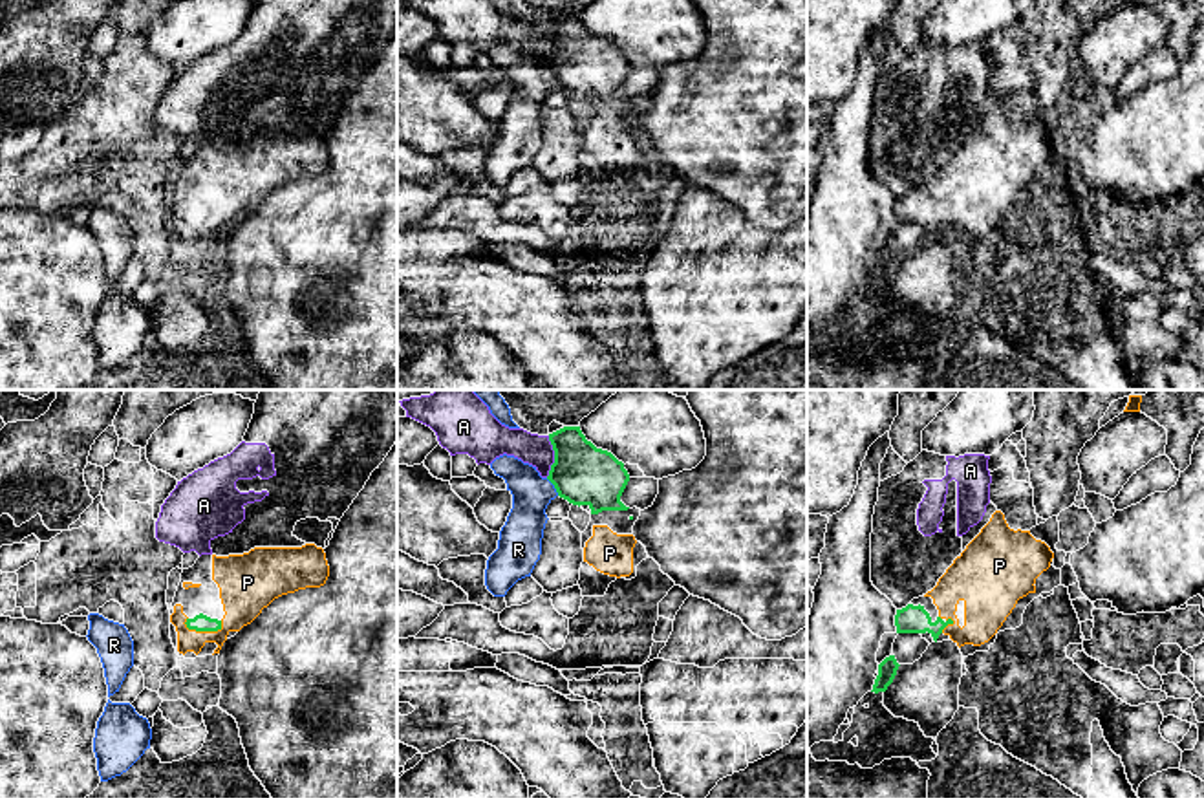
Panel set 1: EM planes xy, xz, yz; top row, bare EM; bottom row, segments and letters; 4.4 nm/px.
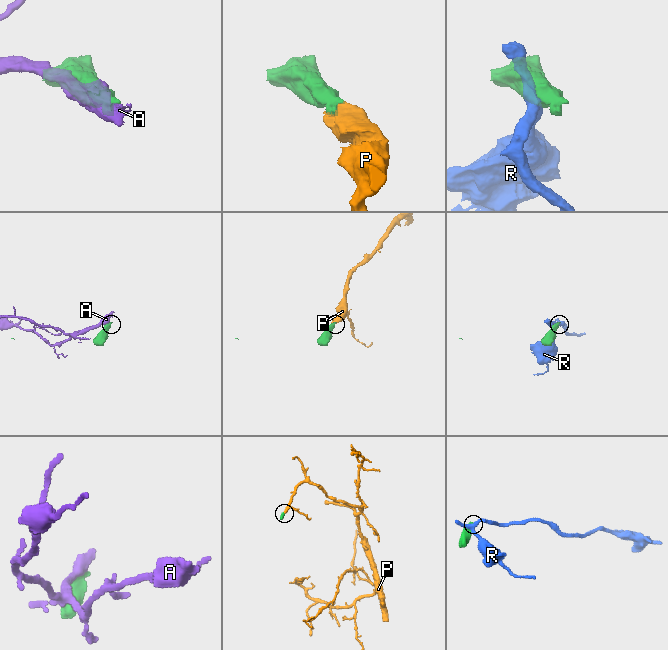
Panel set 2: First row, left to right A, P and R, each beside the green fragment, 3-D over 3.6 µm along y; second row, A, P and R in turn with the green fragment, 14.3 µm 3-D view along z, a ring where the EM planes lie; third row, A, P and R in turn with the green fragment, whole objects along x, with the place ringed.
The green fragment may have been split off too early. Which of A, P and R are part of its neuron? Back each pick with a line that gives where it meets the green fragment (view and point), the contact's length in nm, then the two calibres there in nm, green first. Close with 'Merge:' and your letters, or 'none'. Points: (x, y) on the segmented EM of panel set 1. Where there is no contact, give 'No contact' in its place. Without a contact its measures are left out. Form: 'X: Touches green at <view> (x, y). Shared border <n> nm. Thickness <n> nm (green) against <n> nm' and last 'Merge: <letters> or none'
P: Touches green at xy (204, 630). Shared border 180 nm. Thickness 80 nm (green) against 220 nm
Merge: P

